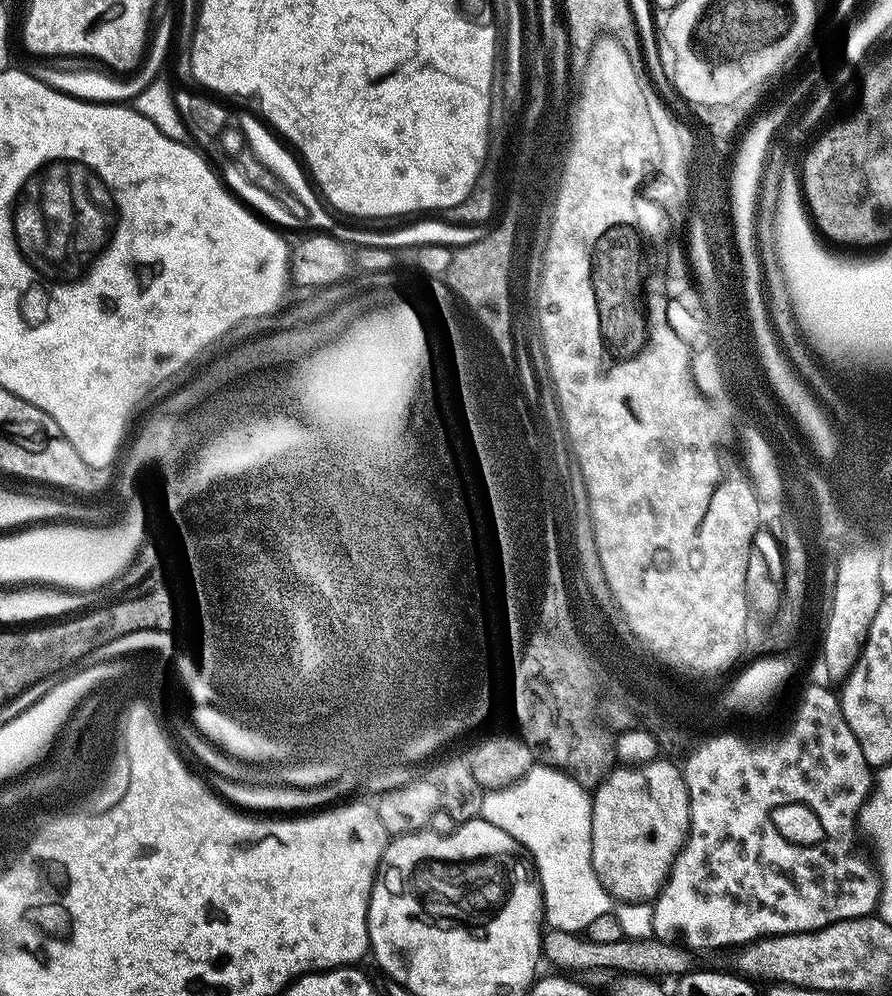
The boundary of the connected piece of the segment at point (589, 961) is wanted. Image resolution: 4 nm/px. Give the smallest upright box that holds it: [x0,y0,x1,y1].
[542,930,693,978]

